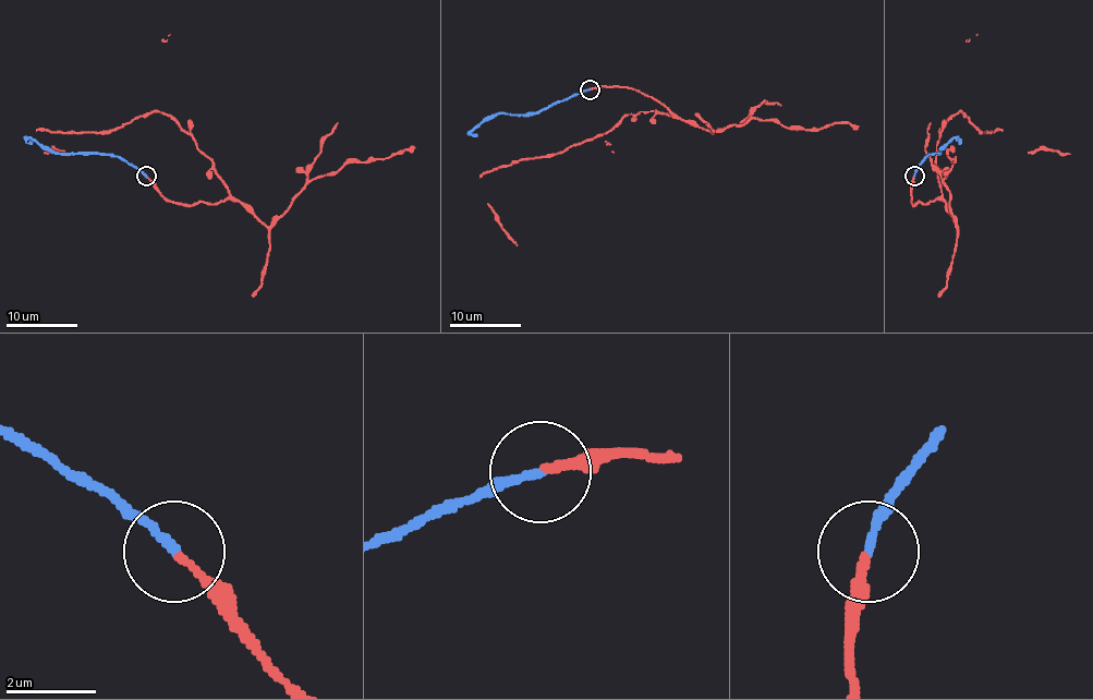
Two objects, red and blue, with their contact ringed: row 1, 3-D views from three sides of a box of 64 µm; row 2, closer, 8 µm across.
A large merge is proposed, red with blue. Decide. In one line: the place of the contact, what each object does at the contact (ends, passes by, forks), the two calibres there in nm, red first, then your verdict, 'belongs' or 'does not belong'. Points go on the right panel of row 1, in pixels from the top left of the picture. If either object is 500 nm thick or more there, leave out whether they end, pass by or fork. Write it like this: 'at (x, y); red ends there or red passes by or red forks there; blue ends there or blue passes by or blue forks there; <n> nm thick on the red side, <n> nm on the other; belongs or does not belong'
at (914, 176); red ends there; blue ends there; 200 nm thick on the red side, 190 nm on the other; belongs

